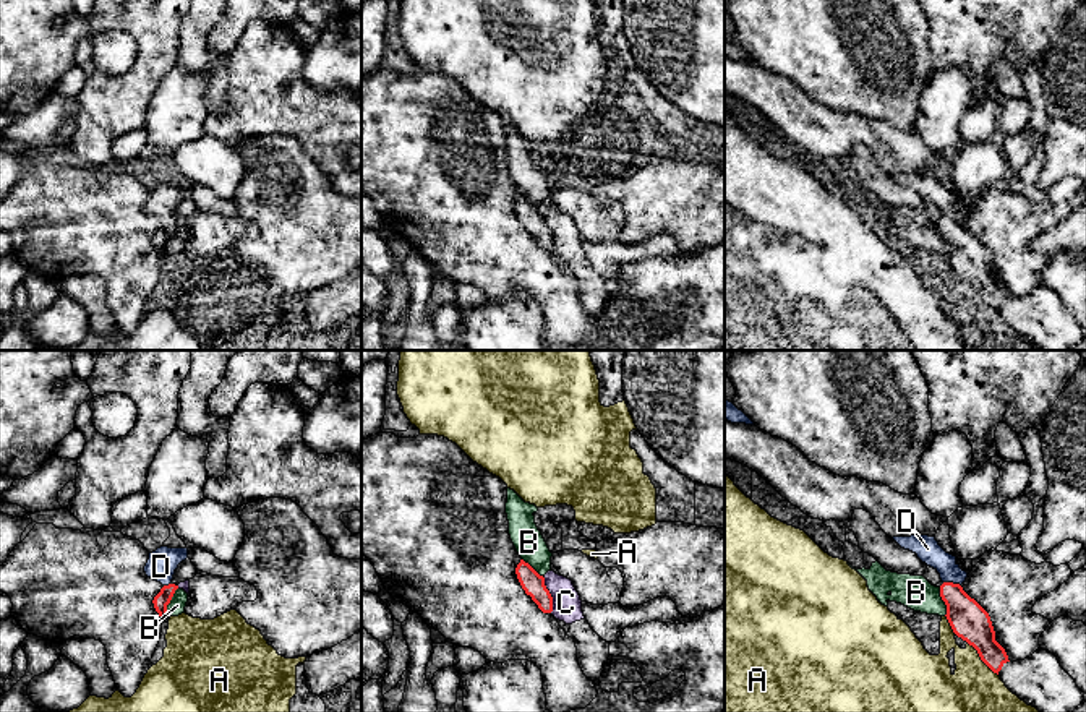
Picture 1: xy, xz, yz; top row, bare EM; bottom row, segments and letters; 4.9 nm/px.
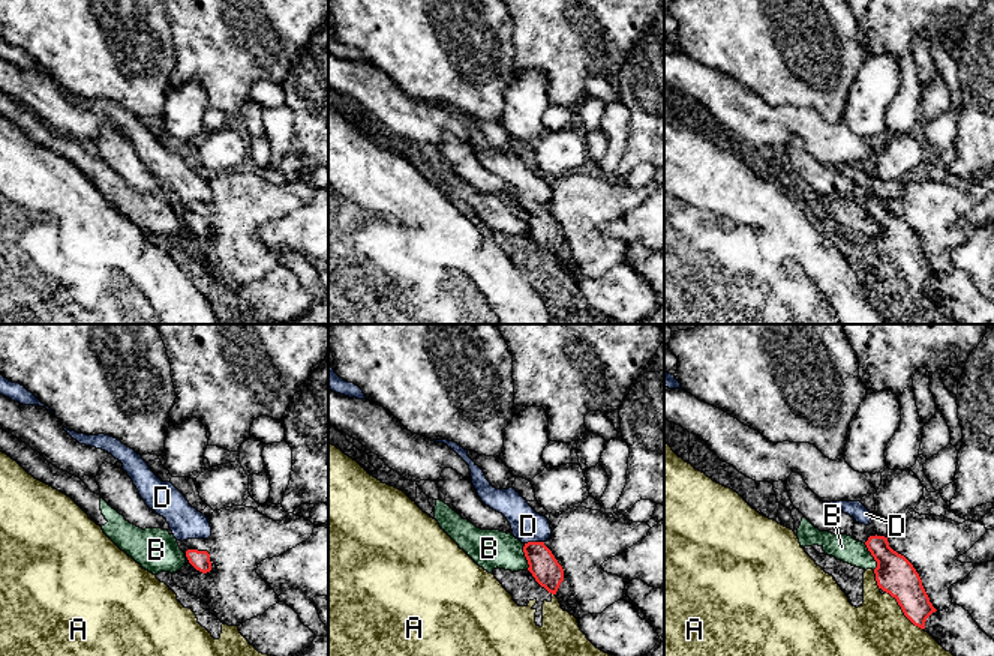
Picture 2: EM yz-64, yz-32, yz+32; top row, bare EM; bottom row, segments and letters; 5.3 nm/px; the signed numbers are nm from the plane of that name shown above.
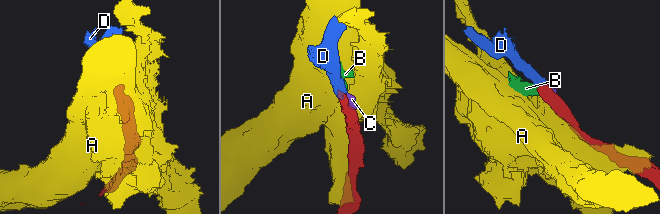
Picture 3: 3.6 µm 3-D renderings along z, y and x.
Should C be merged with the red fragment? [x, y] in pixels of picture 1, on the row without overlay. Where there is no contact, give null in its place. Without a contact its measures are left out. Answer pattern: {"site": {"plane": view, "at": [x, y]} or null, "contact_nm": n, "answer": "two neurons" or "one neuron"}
{"site": {"plane": "xz", "at": [550, 232]}, "contact_nm": 180, "answer": "two neurons"}

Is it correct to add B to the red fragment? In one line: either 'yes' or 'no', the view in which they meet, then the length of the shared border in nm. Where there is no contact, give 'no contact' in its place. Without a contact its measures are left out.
no | yz | 150 nm

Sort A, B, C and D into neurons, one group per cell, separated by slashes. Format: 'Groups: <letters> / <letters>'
Groups: A / B C / D

